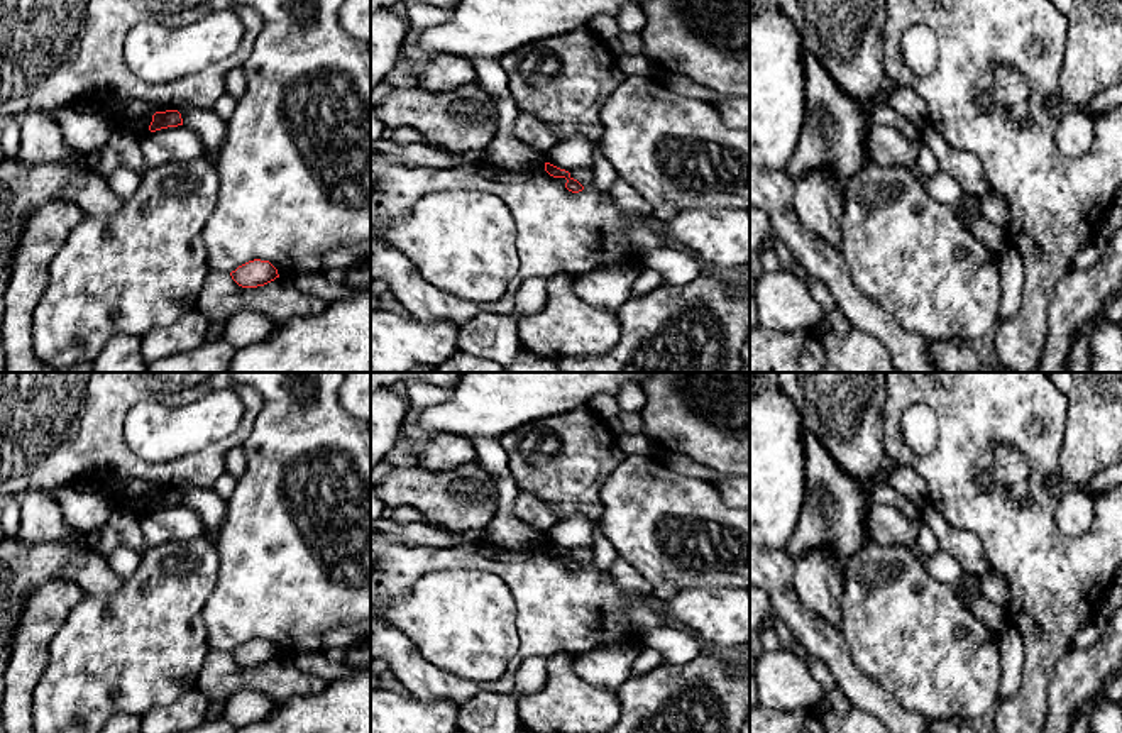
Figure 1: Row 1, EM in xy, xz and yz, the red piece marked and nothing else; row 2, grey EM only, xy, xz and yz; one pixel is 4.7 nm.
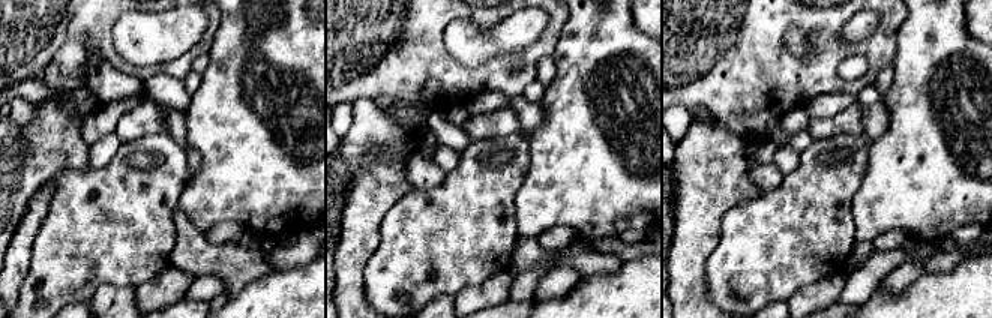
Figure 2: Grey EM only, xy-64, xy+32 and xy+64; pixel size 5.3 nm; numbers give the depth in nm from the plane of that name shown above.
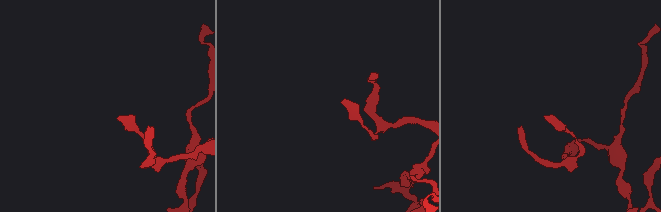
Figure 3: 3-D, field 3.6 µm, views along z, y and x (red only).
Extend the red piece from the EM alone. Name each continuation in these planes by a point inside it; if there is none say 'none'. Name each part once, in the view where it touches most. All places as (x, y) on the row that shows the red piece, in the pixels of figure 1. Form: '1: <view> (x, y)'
none

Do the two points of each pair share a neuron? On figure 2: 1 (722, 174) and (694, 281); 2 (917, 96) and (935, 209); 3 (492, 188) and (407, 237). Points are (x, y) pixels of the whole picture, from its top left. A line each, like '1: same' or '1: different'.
1: same
2: same
3: same

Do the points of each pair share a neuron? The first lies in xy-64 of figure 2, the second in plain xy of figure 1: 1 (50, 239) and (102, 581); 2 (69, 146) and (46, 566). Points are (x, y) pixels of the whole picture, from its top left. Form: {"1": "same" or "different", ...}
{"1": "different", "2": "same"}

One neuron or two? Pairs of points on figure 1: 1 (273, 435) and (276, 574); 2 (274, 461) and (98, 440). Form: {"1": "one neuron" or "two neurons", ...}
{"1": "one neuron", "2": "two neurons"}

